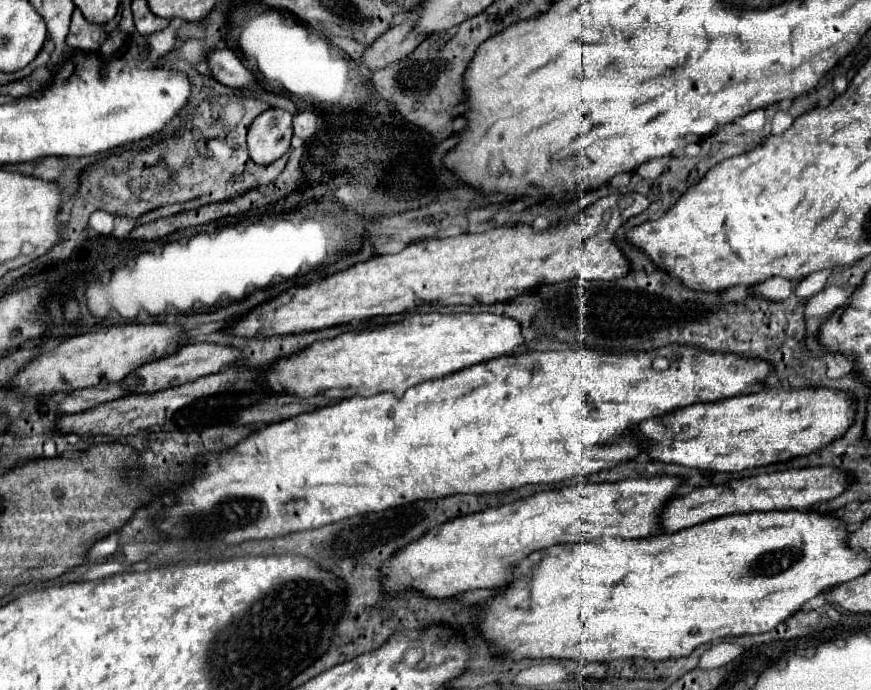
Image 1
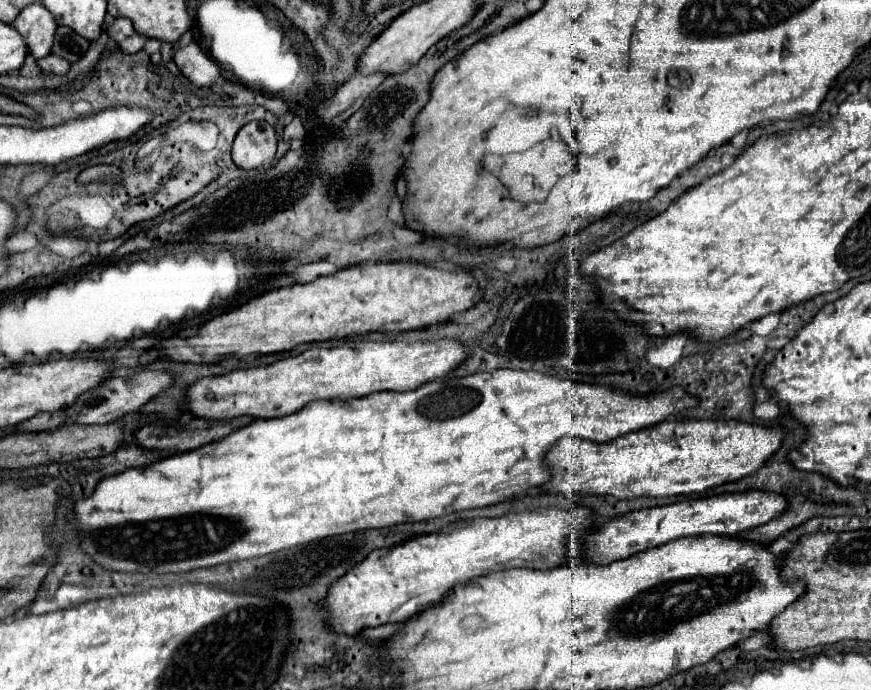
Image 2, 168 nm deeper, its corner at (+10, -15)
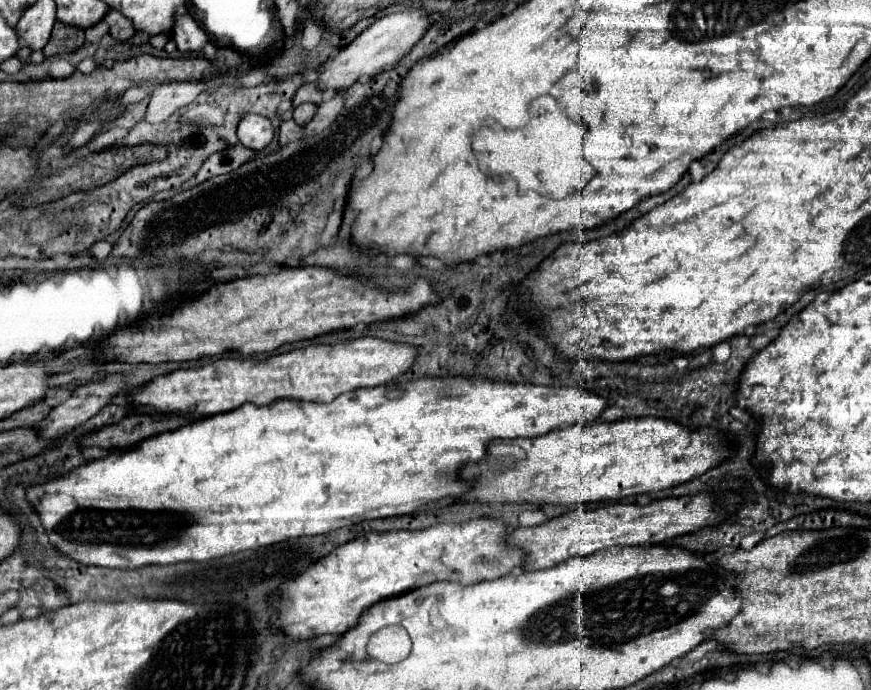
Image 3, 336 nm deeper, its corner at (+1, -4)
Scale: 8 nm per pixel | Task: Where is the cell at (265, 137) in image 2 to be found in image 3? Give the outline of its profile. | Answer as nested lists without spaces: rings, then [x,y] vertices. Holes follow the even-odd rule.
[[[245,115],[239,121],[237,137],[239,137],[239,141],[245,147],[249,147],[253,151],[261,151],[273,139],[273,125],[271,125],[271,121],[267,117],[261,117],[261,115]]]

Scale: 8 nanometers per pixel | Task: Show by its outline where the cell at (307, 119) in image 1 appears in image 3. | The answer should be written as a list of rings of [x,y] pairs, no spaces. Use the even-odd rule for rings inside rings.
[[[301,103],[299,107],[293,109],[293,119],[295,119],[299,125],[307,125],[307,123],[313,119],[315,111],[317,111],[317,105],[315,105],[315,103]]]

